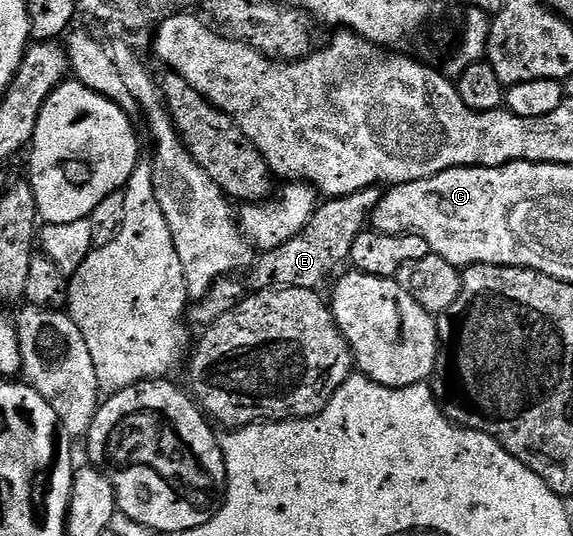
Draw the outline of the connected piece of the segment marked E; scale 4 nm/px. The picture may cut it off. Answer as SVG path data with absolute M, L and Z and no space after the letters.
M376 187L373 189L362 189L353 195L344 197L332 197L324 200L319 208L315 210L313 219L307 224L306 229L298 237L289 239L285 244L279 246L270 255L263 258L259 263L254 264L250 270L251 289L258 291L260 289L269 289L276 285L285 289L313 289L318 290L319 284L338 267L342 261L346 262L353 251L353 245L357 243L357 237L368 228L371 220L371 214L374 213L377 203L382 199L384 190Z

